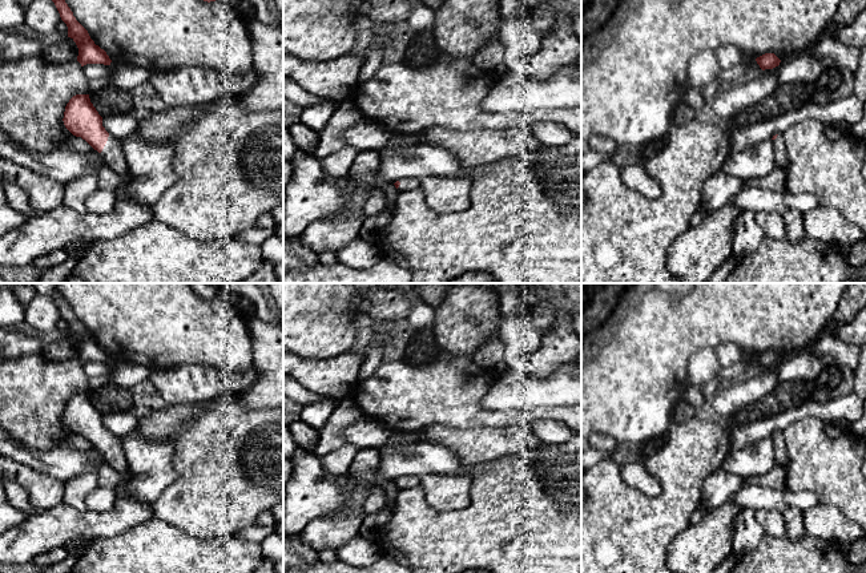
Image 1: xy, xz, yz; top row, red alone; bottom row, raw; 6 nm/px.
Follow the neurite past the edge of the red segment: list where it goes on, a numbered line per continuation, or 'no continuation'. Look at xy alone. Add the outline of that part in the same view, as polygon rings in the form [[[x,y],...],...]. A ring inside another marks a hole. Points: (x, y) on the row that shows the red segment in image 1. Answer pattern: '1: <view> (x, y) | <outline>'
1: xy (112, 153) | [[[109,134],[108,141],[101,152],[101,156],[105,164],[121,177],[125,177],[130,173],[126,164],[121,141]]]

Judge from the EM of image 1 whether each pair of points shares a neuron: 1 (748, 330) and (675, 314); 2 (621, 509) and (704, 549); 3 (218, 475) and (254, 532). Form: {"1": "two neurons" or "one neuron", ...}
{"1": "one neuron", "2": "two neurons", "3": "two neurons"}

